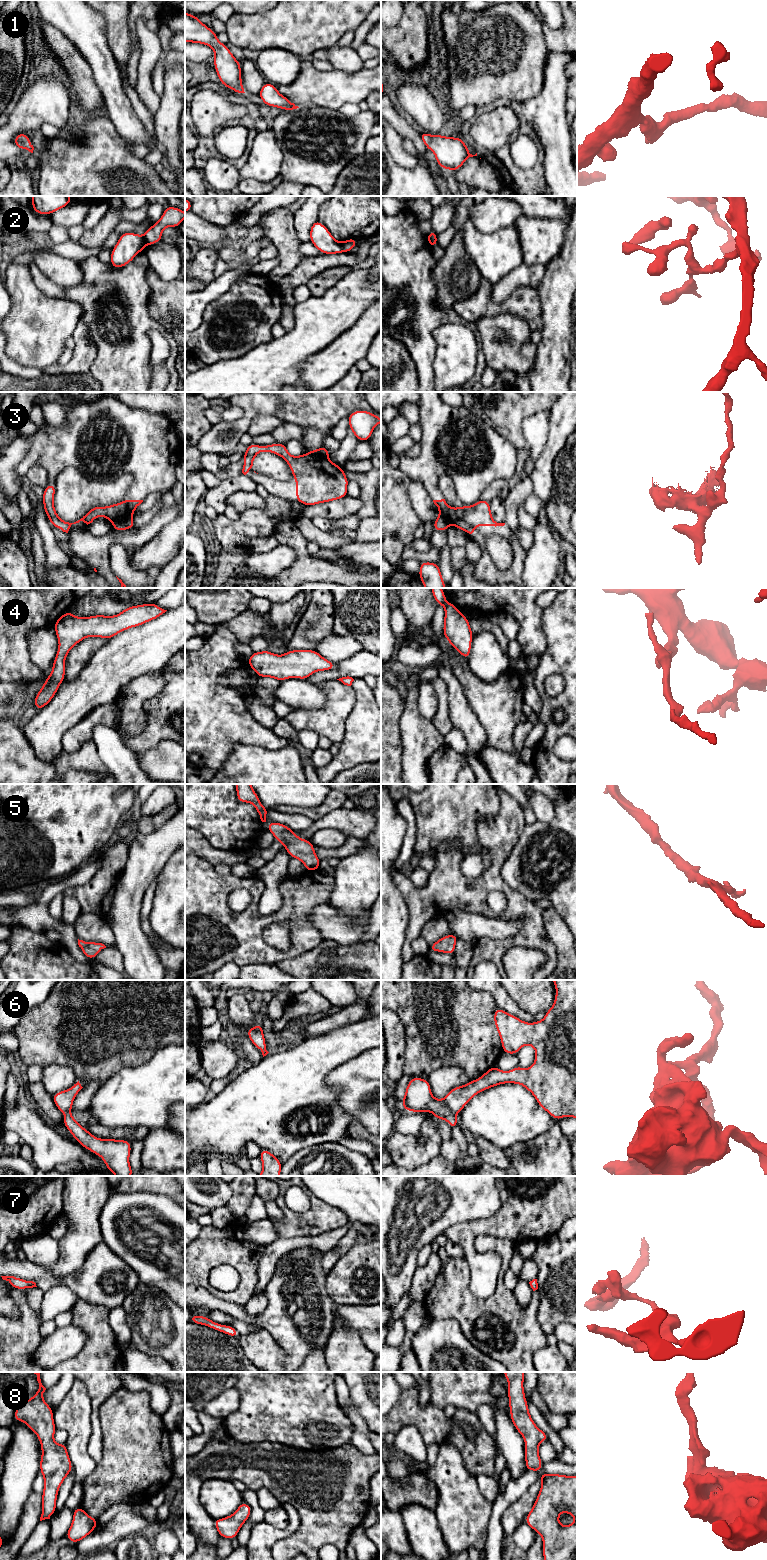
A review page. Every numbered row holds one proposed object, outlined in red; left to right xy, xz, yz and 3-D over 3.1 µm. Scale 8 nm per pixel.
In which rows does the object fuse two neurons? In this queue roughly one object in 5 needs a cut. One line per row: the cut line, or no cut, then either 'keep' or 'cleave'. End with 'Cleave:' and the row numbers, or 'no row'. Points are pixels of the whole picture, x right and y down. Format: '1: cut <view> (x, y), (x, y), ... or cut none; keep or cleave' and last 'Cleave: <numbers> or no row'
1: cut none; keep
2: cut xz (340, 242), (343, 251); cleave
3: cut xy (131, 515), (118, 517), (113, 523); cleave
4: cut none; keep
5: cut none; keep
6: cut none; keep
7: cut none; keep
8: cut none; keep
Cleave: 2, 3

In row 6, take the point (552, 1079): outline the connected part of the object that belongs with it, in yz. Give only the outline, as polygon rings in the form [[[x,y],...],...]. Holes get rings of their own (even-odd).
[[[577,980],[552,981],[556,988],[555,1001],[543,1020],[531,1024],[498,1007],[494,1010],[494,1024],[500,1035],[503,1053],[516,1055],[523,1046],[531,1045],[536,1053],[531,1067],[524,1069],[517,1066],[505,1072],[493,1065],[478,1079],[451,1089],[441,1100],[433,1097],[428,1079],[413,1077],[401,1101],[403,1108],[410,1112],[431,1112],[436,1120],[445,1119],[454,1129],[459,1124],[455,1116],[475,1095],[500,1084],[513,1083],[531,1092],[539,1106],[556,1120],[565,1116],[577,1120]]]

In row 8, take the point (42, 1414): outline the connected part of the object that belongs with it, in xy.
[[[40,1372],[31,1373],[37,1375],[39,1388],[33,1398],[27,1398],[21,1405],[16,1406],[14,1420],[25,1422],[28,1429],[38,1436],[41,1444],[40,1473],[44,1477],[42,1514],[40,1517],[40,1521],[42,1521],[50,1519],[56,1512],[59,1488],[73,1466],[66,1443],[57,1444],[54,1442],[56,1427],[53,1410],[43,1400],[43,1393],[46,1388],[41,1383]]]

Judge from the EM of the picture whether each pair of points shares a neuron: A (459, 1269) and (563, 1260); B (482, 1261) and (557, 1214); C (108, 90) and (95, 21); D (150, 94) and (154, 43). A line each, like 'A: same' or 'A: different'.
A: different
B: same
C: same
D: same

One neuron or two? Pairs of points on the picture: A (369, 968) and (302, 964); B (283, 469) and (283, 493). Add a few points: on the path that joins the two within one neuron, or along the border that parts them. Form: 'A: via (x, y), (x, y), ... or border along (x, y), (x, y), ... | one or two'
A: via (352, 963), (319, 963) | one
B: border along (260, 474), (281, 480), (292, 479) | two

